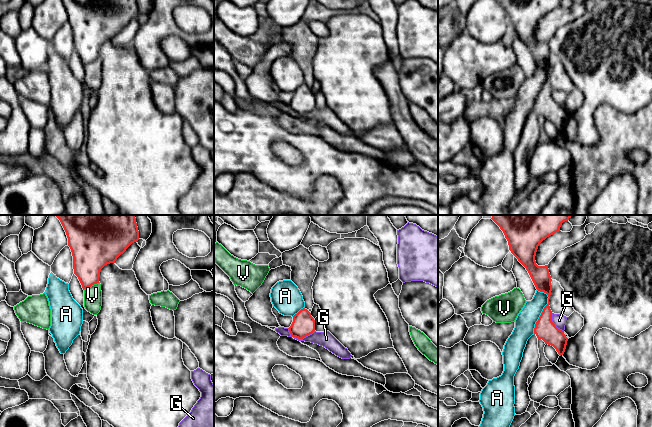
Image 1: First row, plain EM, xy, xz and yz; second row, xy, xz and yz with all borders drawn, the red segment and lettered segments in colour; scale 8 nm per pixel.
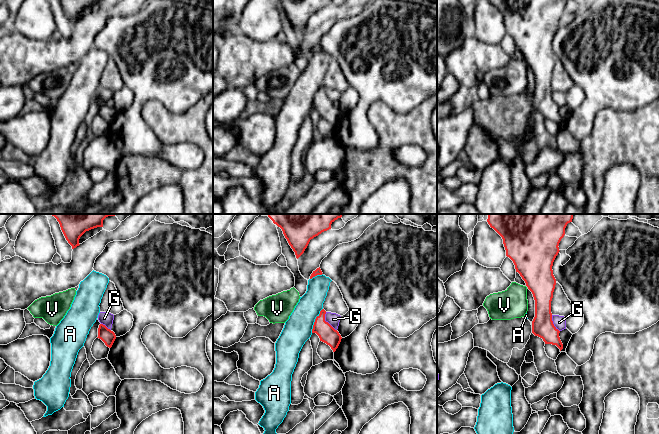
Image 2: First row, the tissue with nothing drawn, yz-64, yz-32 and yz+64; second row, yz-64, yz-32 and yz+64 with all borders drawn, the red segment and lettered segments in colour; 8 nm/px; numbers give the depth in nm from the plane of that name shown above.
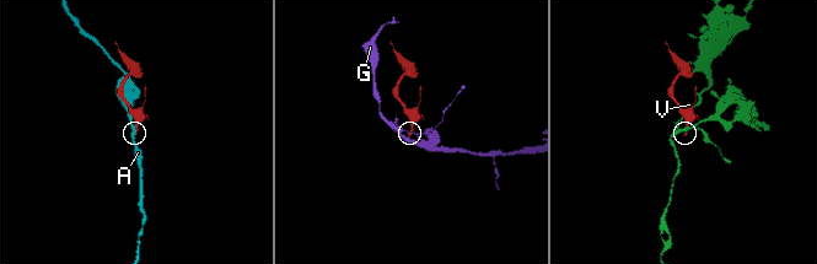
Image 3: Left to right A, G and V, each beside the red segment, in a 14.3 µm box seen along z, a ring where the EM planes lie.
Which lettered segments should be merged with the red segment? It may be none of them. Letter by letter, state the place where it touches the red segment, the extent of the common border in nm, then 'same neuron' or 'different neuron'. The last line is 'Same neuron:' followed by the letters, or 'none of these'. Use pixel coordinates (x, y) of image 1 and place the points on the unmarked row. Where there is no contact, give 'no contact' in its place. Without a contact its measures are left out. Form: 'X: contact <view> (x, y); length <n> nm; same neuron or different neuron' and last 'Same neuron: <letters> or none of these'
A: contact yz (543, 85); length 360 nm; different neuron
G: contact xz (299, 114); length 220 nm; different neuron
V: contact xy (91, 61); length 150 nm; different neuron
Same neuron: none of these

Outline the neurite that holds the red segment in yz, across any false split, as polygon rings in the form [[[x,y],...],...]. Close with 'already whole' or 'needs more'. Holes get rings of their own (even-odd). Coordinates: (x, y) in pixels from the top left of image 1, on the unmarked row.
[[[497,0],[508,17],[509,26],[528,47],[536,65],[548,71],[548,80],[544,83],[535,100],[534,110],[528,115],[514,152],[515,190],[526,188],[530,180],[528,154],[539,144],[538,116],[553,122],[558,130],[564,130],[568,114],[564,107],[558,105],[552,98],[552,87],[549,75],[552,67],[551,52],[548,41],[538,42],[535,37],[540,19],[547,13],[560,7],[562,0]]] | needs more

